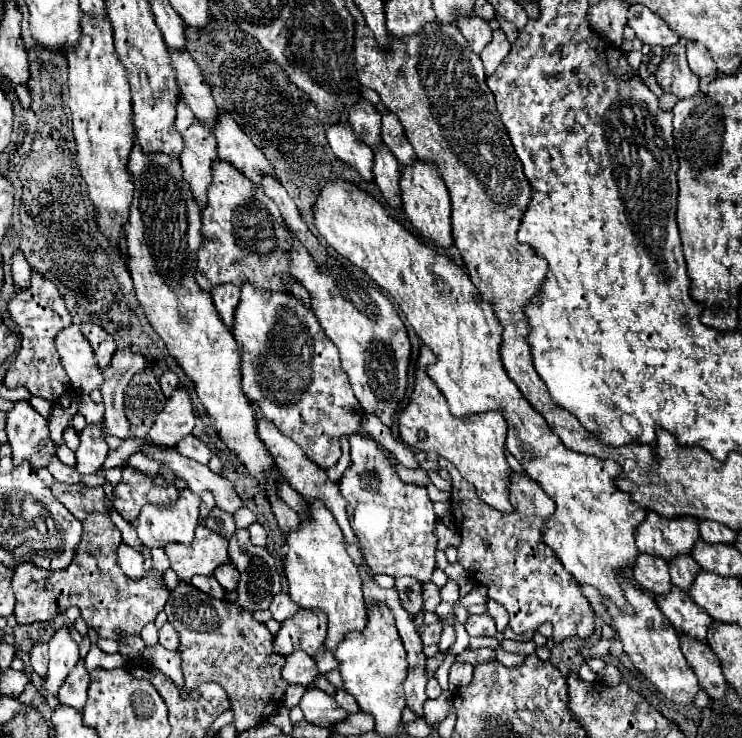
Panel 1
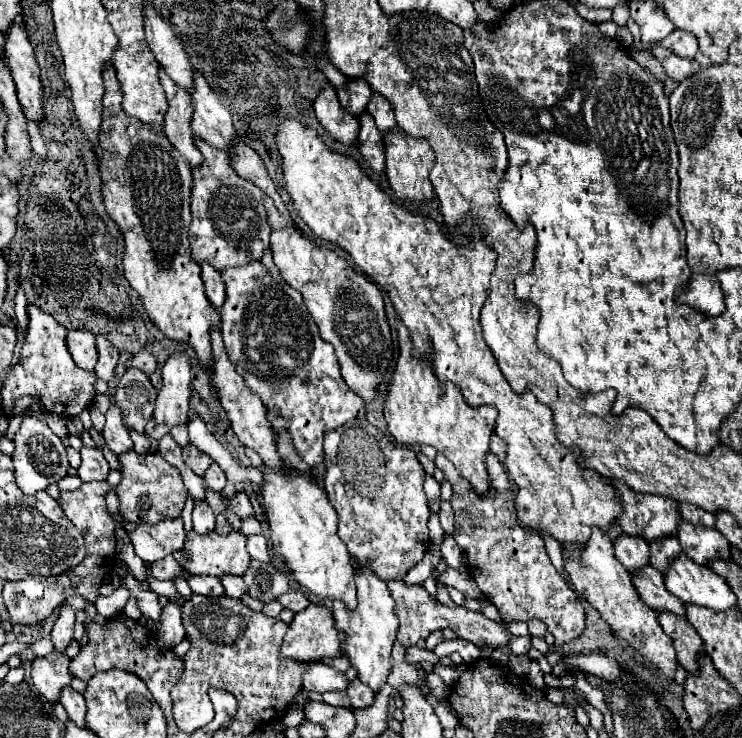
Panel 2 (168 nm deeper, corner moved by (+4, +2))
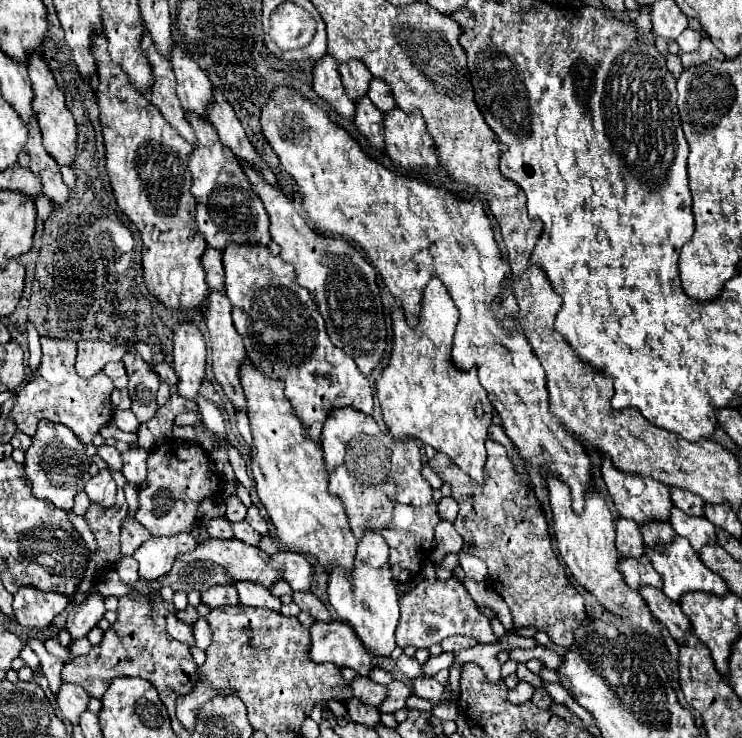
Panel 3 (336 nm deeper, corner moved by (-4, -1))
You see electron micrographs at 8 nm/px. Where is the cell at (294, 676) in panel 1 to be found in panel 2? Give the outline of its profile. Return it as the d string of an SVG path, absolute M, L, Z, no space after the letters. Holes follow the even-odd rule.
M320 662L310 664L308 672L302 676L302 682L304 682L304 690L318 692L318 694L336 692L336 690L346 692L348 684L350 684L350 680L342 672L326 666L326 664L320 664Z

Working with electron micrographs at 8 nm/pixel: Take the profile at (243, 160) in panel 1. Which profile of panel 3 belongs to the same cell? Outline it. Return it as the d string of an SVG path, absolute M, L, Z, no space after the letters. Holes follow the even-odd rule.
M178 45L172 51L172 69L176 73L176 91L178 99L186 113L196 113L204 121L208 121L208 109L214 101L214 85L206 77L206 73L188 59Z

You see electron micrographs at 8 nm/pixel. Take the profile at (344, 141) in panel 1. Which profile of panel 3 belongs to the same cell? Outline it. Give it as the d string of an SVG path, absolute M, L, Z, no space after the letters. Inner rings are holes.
M326 55L324 59L320 59L320 63L316 63L312 73L314 73L314 91L318 93L318 97L322 97L344 119L354 119L356 105L344 93L338 75L338 63L330 55Z

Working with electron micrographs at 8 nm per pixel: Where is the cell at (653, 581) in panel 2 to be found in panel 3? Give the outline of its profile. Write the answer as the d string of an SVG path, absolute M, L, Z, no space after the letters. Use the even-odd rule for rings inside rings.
M642 555L640 559L622 559L620 573L624 575L624 581L628 583L628 587L636 591L640 591L644 585L662 589L662 579L646 555Z

